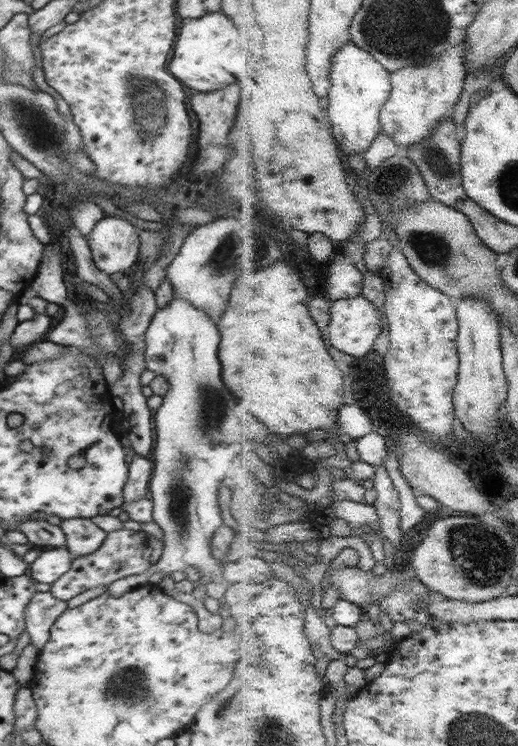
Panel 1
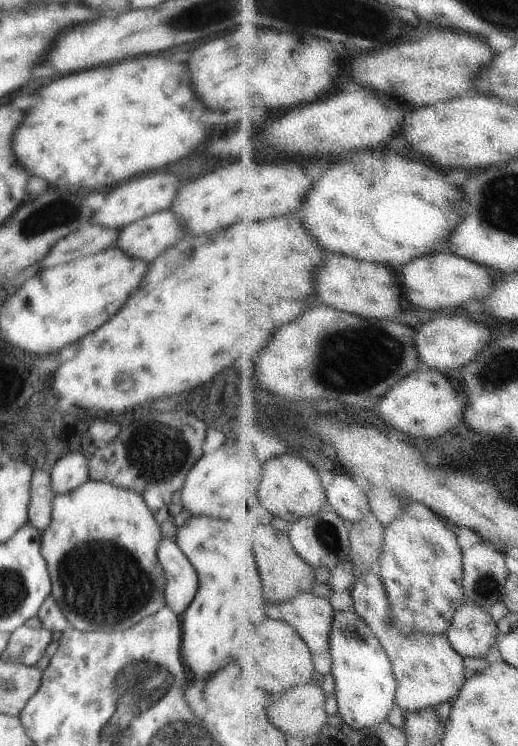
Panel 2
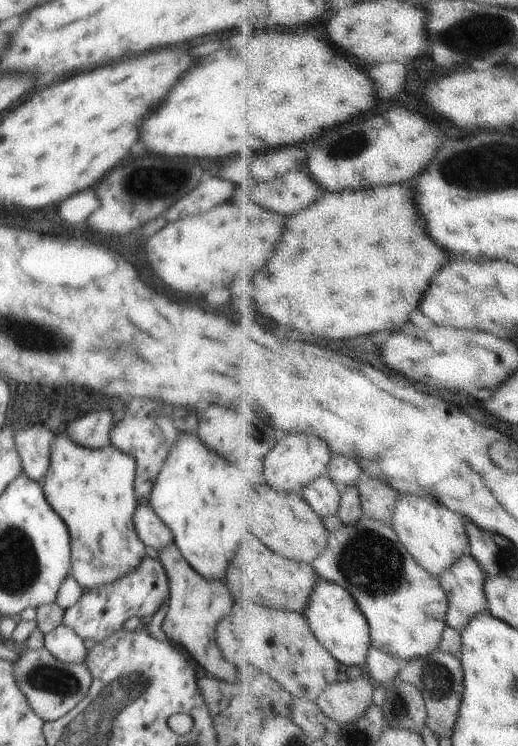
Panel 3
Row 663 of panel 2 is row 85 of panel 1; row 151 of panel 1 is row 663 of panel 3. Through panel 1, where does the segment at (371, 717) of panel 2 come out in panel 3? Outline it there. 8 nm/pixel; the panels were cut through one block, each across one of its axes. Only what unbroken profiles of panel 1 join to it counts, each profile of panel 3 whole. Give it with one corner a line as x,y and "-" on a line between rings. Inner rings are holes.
320,575
306,615
311,620
316,638
344,664
344,667
366,666
373,647
371,621
347,588

